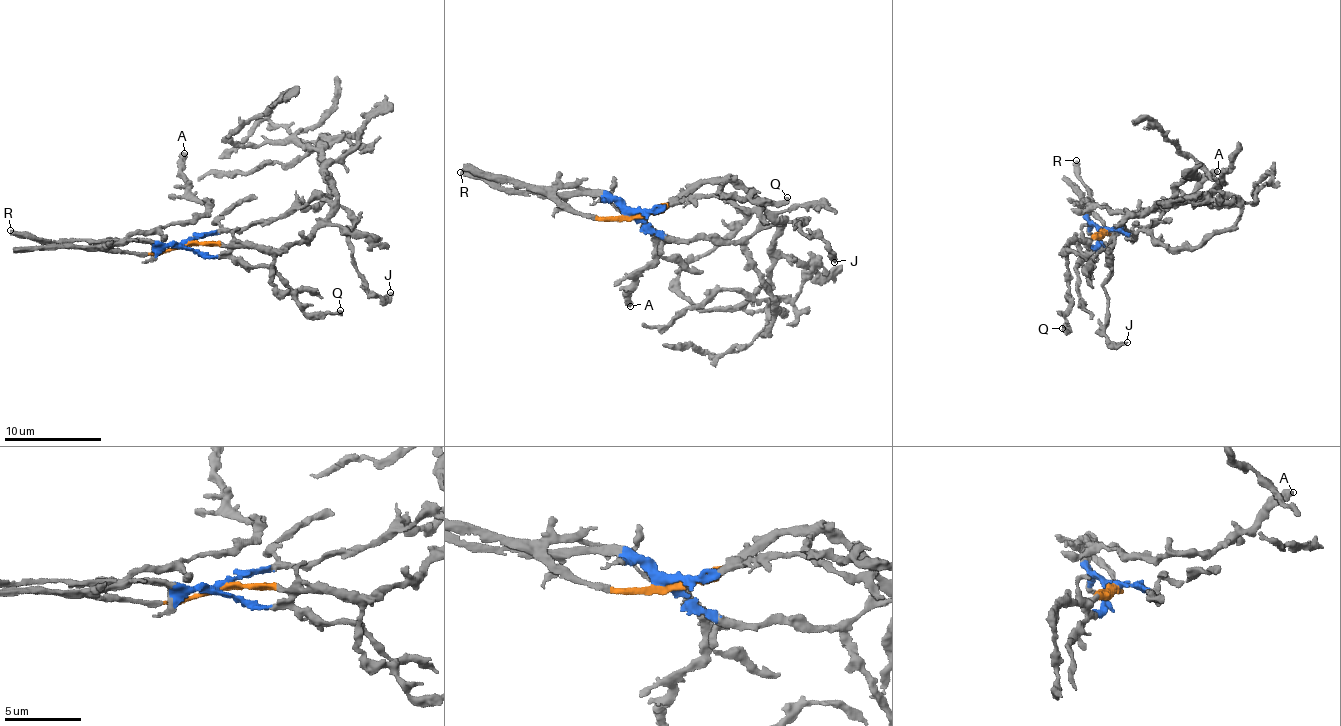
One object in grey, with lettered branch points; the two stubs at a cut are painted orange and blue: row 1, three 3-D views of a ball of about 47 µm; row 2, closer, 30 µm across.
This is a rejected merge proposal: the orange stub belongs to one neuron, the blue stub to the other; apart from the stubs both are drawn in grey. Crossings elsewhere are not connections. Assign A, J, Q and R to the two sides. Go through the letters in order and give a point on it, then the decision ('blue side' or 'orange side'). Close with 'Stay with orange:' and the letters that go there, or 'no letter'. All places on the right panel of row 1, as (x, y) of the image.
A: at (1217, 171); orange side
J: at (1127, 342); blue side
Q: at (1062, 328); orange side
R: at (1076, 160); blue side
Stay with orange: A, Q

